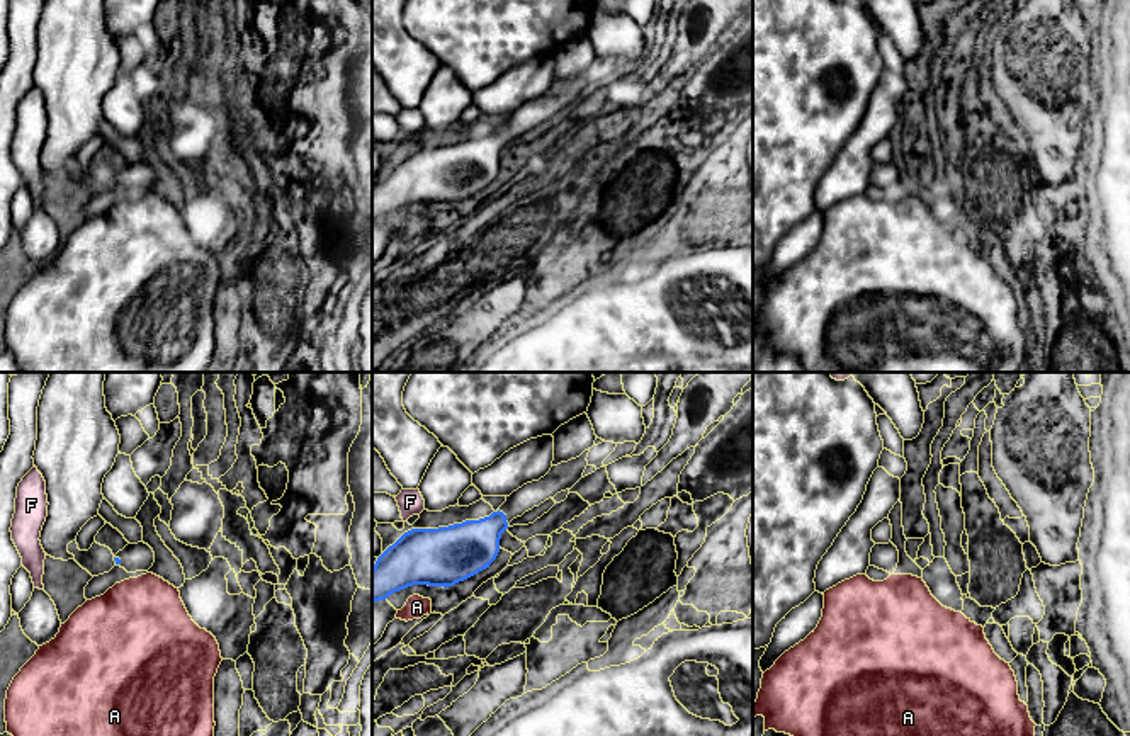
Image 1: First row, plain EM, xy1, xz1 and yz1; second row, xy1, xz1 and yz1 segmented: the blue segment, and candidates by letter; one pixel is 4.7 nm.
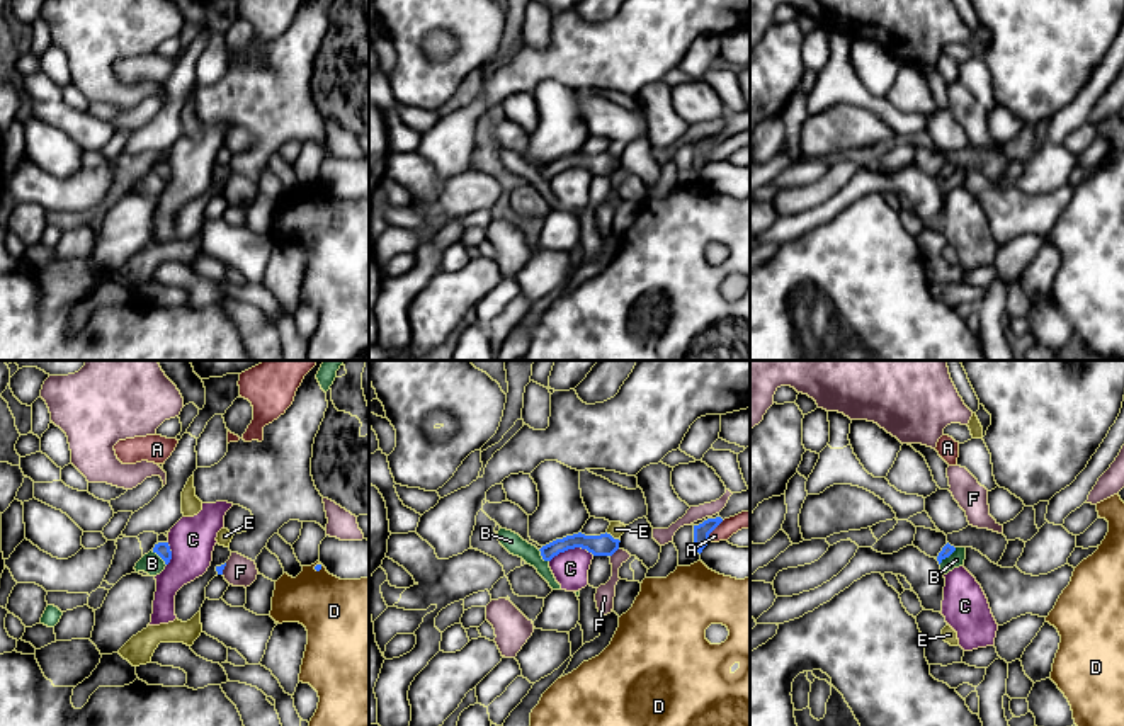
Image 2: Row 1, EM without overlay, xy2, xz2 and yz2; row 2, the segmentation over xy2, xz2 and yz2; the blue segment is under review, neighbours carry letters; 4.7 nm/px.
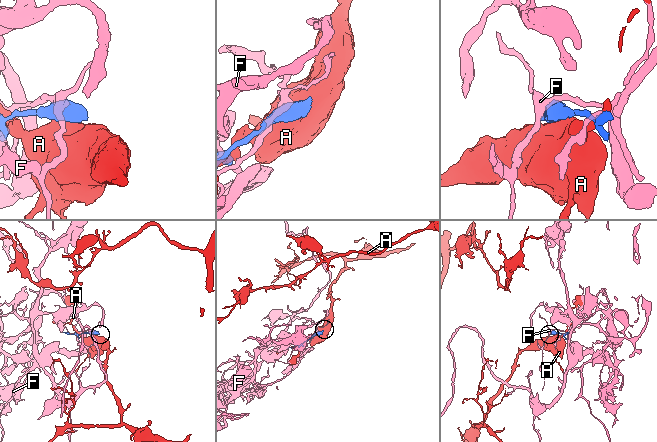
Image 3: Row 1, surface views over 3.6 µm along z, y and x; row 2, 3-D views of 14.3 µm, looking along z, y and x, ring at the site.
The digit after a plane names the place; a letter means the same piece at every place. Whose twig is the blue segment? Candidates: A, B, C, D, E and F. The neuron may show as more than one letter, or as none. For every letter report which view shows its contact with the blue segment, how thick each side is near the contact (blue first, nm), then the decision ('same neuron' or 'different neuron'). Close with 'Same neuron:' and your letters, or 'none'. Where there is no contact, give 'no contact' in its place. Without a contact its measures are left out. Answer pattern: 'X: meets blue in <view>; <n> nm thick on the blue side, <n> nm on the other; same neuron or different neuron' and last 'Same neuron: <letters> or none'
A: meets blue in xz2; 80 nm thick on the blue side, 80 nm on the other; different neuron
B: meets blue in yz2; 60 nm thick on the blue side, 70 nm on the other; different neuron
C: meets blue in xz2; 110 nm thick on the blue side, 170 nm on the other; different neuron
D: meets blue in xy2; 30 nm thick on the blue side, 320 nm on the other; different neuron
E: meets blue in xz2; 110 nm thick on the blue side, 80 nm on the other; different neuron
F: meets blue in xz2; 110 nm thick on the blue side, 90 nm on the other; different neuron
Same neuron: none

